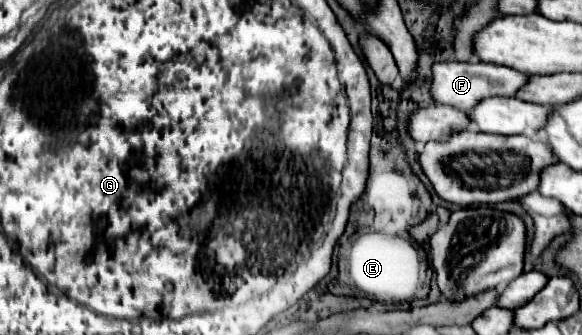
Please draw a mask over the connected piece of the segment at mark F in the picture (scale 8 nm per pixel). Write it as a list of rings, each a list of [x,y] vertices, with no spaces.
[[[448,61],[448,63],[434,63],[432,67],[434,81],[432,81],[432,95],[438,103],[456,107],[460,111],[470,111],[470,107],[476,107],[476,101],[488,99],[488,97],[516,97],[516,91],[528,83],[528,75],[514,71],[504,65],[494,63],[482,63],[482,61]]]

